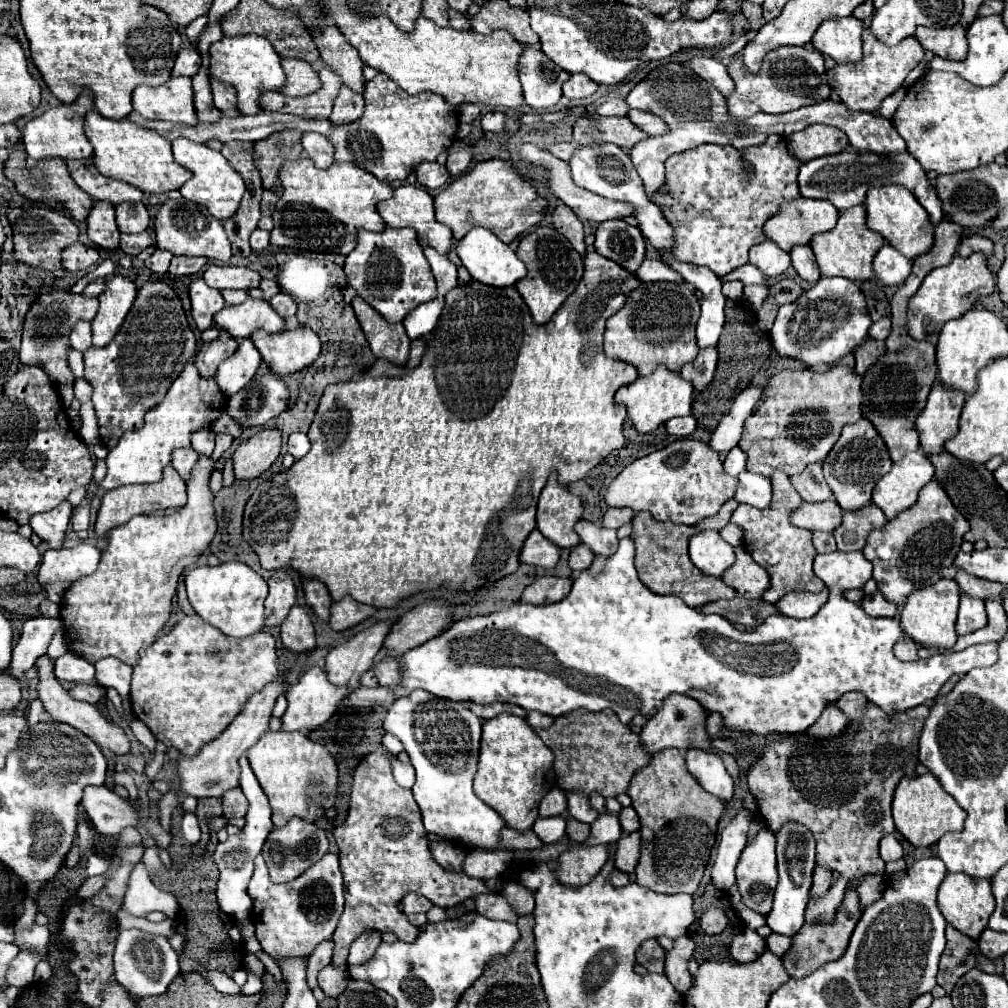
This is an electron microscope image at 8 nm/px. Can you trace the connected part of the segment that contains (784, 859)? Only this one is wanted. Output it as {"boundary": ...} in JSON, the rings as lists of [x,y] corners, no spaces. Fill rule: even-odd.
{"boundary":[[[786,823],[776,833],[776,853],[778,853],[778,873],[780,881],[774,891],[774,907],[768,913],[766,921],[774,933],[780,935],[796,935],[804,925],[804,909],[808,905],[808,895],[812,887],[812,871],[814,871],[814,855],[816,841],[810,831],[800,823]]]}

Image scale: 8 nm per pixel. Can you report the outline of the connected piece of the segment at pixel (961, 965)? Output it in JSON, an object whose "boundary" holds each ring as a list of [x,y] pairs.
{"boundary":[[[952,925],[946,927],[946,939],[948,939],[948,945],[940,959],[938,985],[944,987],[948,993],[956,985],[956,981],[974,967],[984,973],[994,973],[994,963],[984,955],[980,955],[978,943],[974,939],[962,935]]]}

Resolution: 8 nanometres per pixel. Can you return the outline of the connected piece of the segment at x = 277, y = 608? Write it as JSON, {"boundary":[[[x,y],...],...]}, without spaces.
{"boundary":[[[280,569],[274,573],[274,577],[268,581],[270,593],[266,597],[266,611],[264,611],[264,627],[280,627],[286,615],[290,613],[290,607],[296,605],[296,589],[292,577]]]}

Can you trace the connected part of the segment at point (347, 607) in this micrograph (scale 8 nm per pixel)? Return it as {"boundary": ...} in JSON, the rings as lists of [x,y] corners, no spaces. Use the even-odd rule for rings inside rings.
{"boundary":[[[344,597],[342,601],[332,603],[330,627],[332,627],[334,631],[344,631],[344,629],[350,629],[350,627],[366,621],[366,619],[372,617],[374,613],[376,613],[374,607],[356,603],[352,597]]]}

